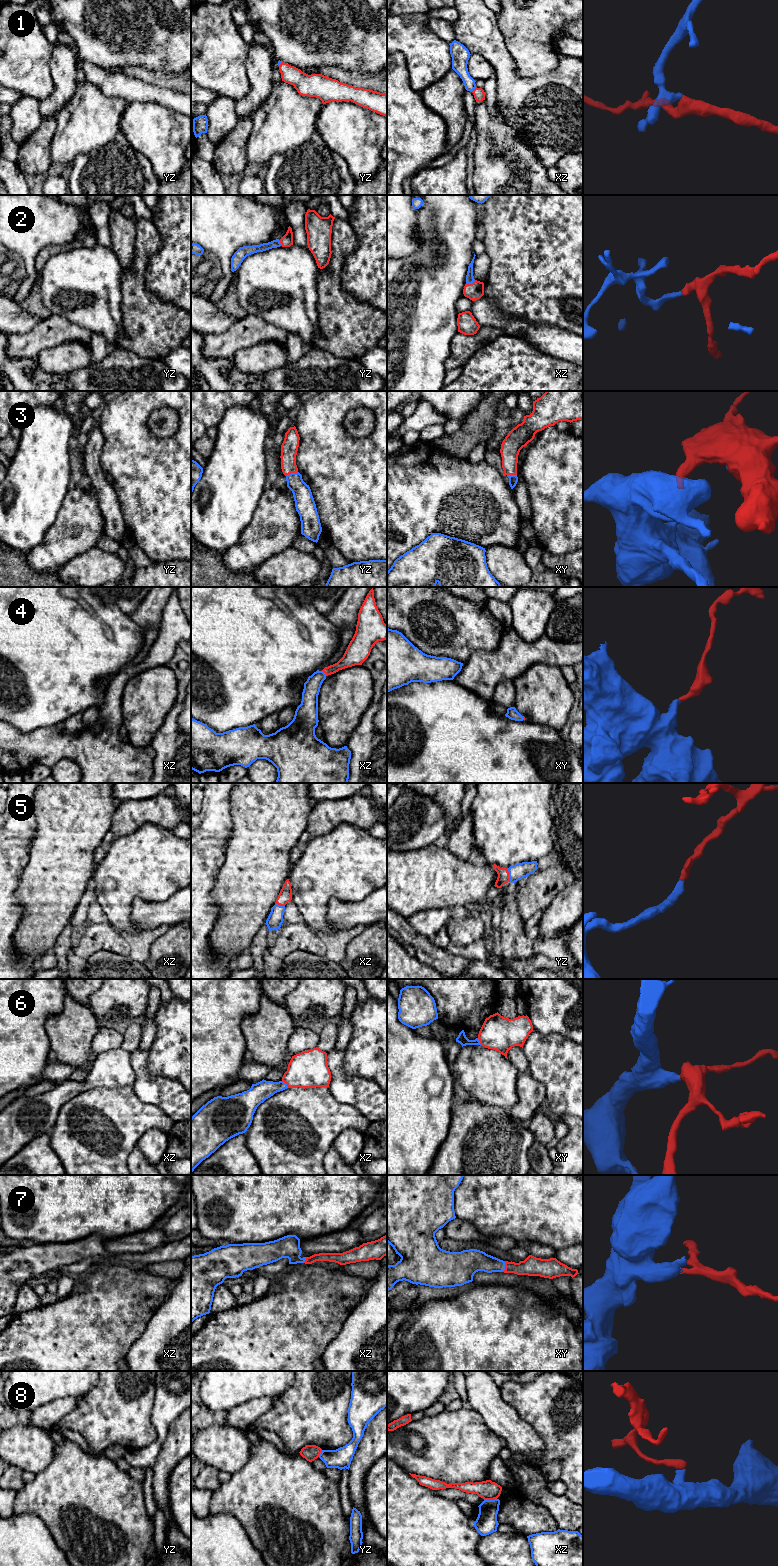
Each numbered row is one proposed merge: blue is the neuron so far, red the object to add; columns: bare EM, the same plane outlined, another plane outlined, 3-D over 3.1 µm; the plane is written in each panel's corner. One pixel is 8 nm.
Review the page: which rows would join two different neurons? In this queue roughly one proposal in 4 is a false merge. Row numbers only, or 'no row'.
8

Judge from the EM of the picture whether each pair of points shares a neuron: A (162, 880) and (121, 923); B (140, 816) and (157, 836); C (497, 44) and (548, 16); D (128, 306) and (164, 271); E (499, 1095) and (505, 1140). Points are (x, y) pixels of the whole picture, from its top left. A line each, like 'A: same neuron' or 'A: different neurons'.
A: same neuron
B: different neurons
C: different neurons
D: different neurons
E: different neurons

